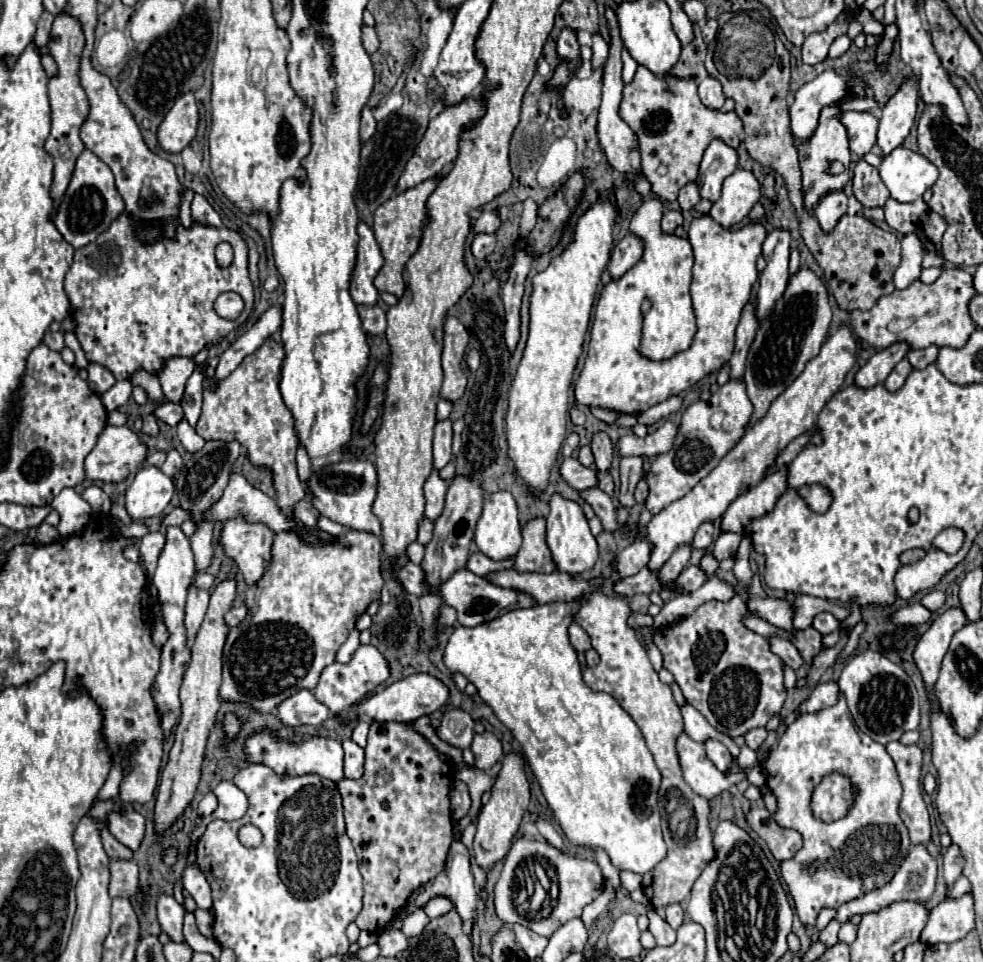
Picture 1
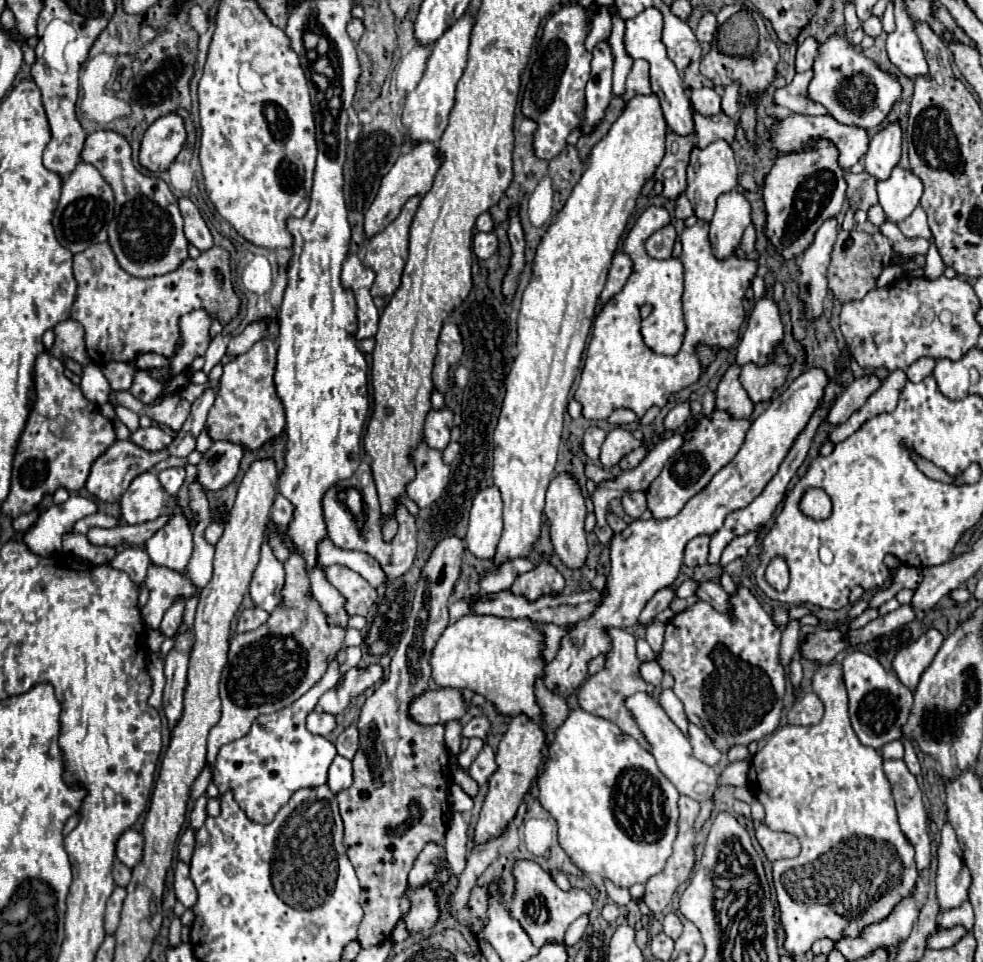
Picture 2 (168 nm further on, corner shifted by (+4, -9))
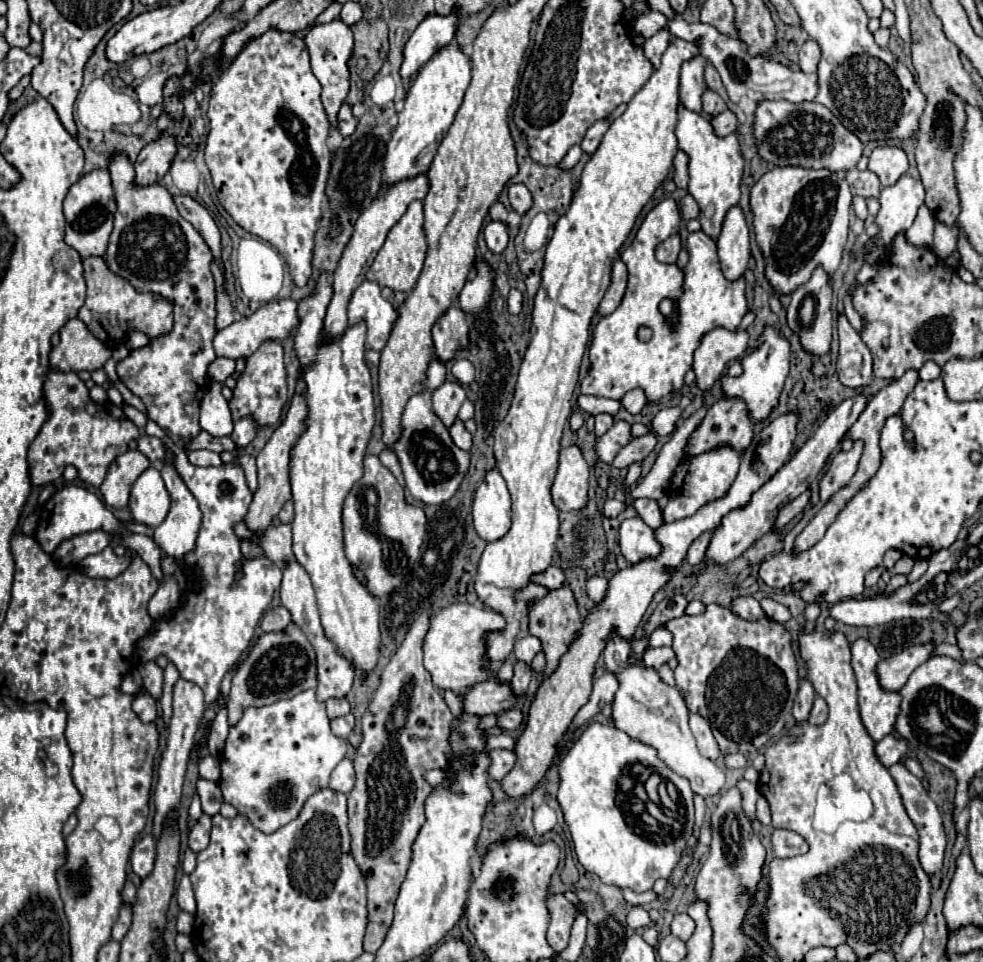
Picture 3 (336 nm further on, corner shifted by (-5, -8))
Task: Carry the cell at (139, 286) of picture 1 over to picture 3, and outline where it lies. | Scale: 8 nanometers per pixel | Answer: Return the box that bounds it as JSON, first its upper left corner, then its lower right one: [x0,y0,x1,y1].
[79,257,173,349]

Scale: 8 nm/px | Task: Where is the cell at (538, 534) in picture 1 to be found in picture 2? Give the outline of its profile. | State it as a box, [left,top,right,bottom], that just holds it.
[512,558,564,602]

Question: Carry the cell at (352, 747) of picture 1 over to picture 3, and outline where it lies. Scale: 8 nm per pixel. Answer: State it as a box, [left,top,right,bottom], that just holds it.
[329,759,355,793]

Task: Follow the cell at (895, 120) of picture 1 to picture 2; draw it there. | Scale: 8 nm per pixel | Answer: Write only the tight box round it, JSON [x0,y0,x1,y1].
[864,124,902,180]

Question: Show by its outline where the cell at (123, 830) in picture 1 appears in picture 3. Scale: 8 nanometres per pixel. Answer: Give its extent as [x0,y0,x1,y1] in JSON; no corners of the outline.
[129,835,155,879]

